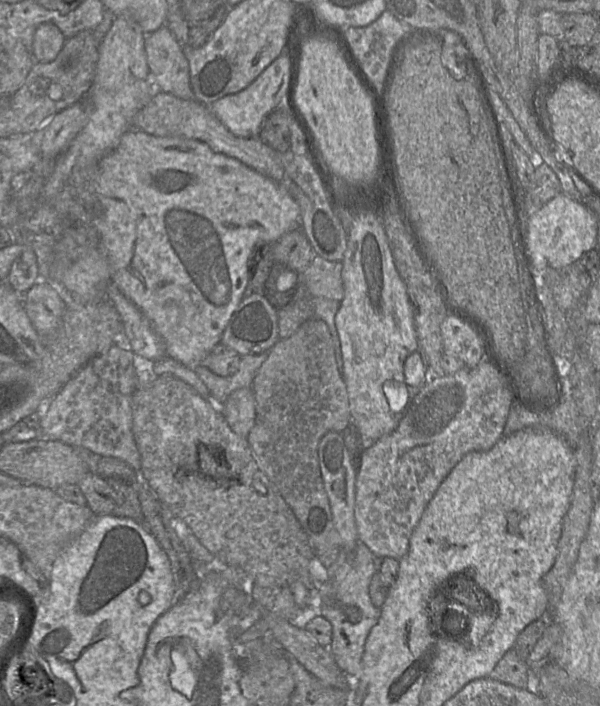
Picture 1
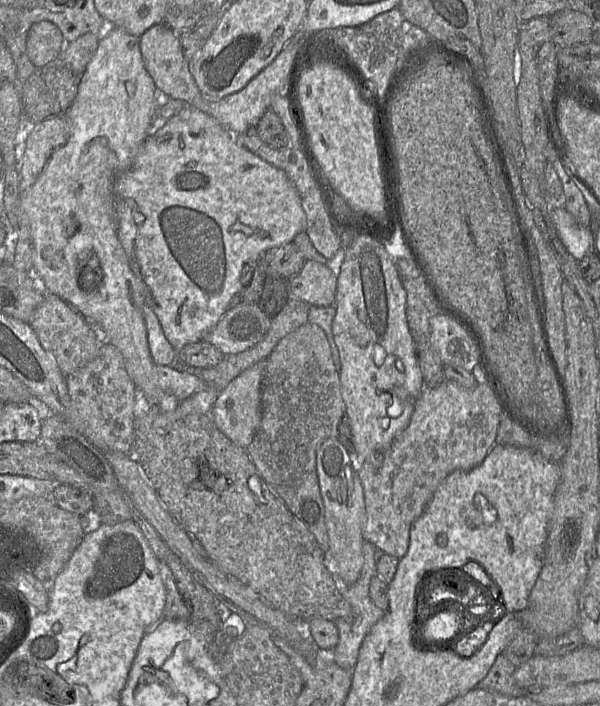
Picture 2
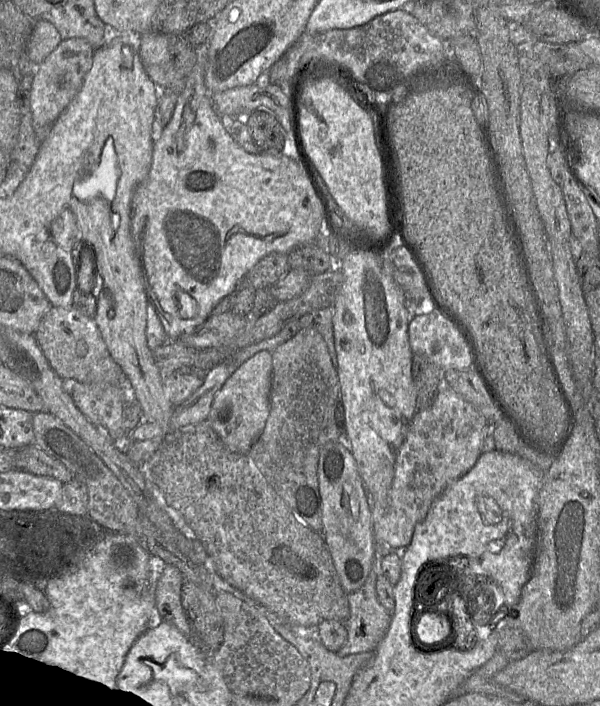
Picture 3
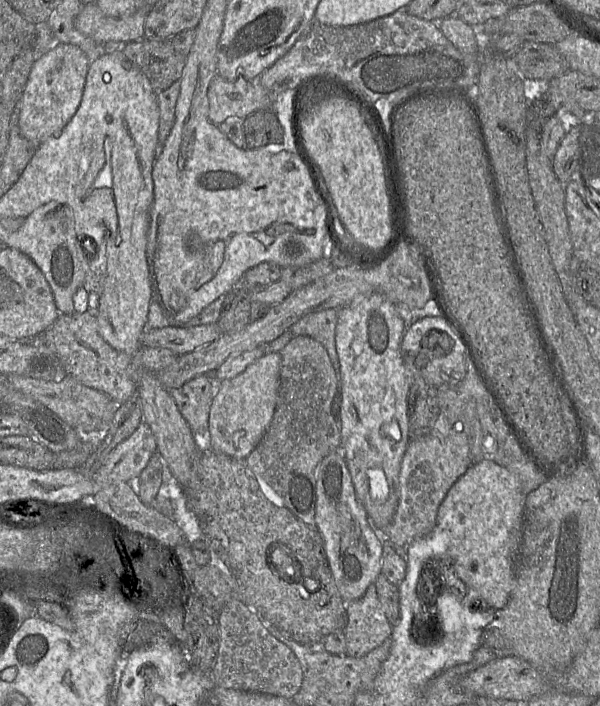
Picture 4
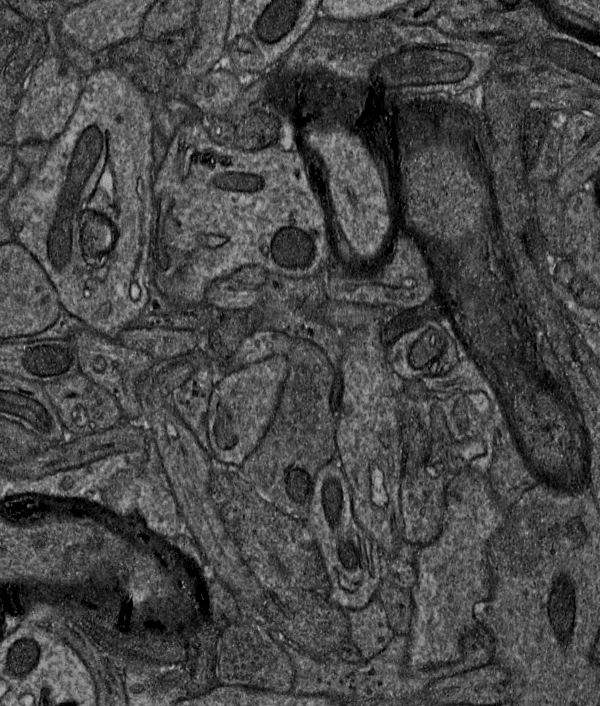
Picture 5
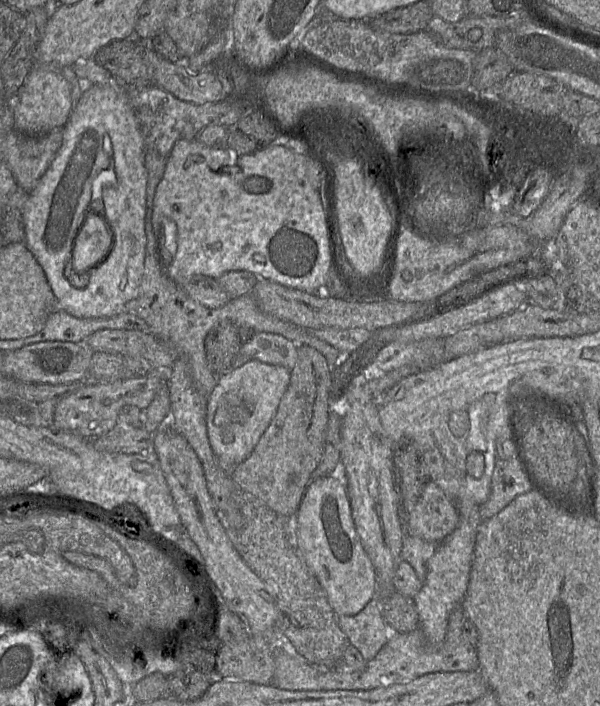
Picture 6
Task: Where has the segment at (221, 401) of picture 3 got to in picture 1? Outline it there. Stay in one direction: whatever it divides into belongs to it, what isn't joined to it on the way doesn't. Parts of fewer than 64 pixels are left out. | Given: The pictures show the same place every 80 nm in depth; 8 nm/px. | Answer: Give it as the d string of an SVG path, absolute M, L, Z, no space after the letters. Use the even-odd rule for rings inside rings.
M252 387L240 388L232 392L220 410L230 428L241 437L247 438L256 418Z

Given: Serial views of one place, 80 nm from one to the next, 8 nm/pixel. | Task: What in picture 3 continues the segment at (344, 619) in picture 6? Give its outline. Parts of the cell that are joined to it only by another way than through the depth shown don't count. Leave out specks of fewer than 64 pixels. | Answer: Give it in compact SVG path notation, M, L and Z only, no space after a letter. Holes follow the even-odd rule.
M377 544L375 556L371 571L364 584L356 591L347 594L347 601L350 609L350 615L345 622L347 639L342 648L336 653L339 656L348 656L359 654L367 651L374 651L378 644L386 635L391 622L391 615L380 604L376 595L376 580L382 574L382 558L392 551L386 544Z

